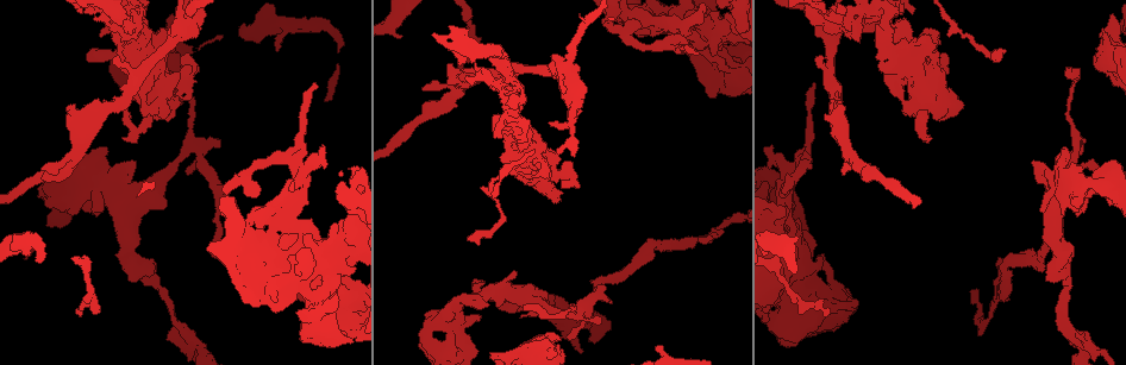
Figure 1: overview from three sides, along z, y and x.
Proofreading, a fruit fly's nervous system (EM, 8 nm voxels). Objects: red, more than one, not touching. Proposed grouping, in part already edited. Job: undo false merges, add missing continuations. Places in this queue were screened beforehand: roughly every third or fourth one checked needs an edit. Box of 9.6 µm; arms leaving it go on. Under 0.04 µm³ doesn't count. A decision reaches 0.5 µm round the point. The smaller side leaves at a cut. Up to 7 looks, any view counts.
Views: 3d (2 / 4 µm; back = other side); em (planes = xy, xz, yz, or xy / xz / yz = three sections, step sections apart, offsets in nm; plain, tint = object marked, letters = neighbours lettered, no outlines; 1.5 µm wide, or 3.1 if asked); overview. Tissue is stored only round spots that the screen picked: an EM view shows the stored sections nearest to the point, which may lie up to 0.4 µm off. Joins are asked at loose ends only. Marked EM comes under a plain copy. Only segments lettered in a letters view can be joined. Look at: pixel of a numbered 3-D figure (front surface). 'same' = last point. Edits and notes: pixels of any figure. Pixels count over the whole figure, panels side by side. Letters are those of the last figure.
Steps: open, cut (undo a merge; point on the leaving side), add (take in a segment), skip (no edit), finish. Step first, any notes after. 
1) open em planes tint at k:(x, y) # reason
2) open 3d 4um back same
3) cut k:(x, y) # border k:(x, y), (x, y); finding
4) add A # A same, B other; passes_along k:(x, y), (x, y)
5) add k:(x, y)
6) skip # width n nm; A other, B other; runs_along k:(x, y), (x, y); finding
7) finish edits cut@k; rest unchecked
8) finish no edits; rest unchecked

open em xz step 4 letters at 1:(999, 259) # branch stops here

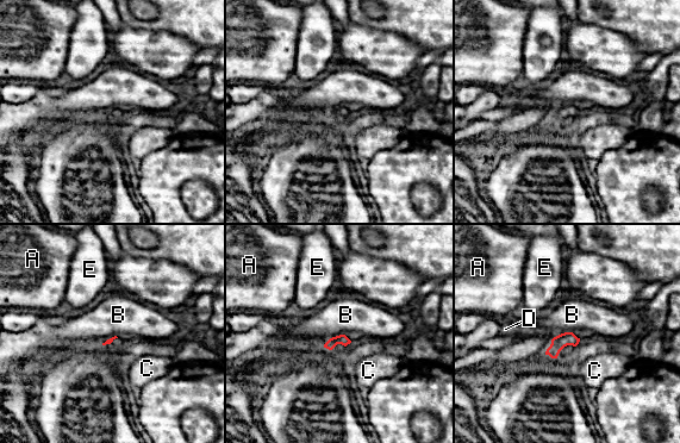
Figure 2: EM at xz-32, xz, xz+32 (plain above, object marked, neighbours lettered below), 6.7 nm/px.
open em planes letters same # cut it another way

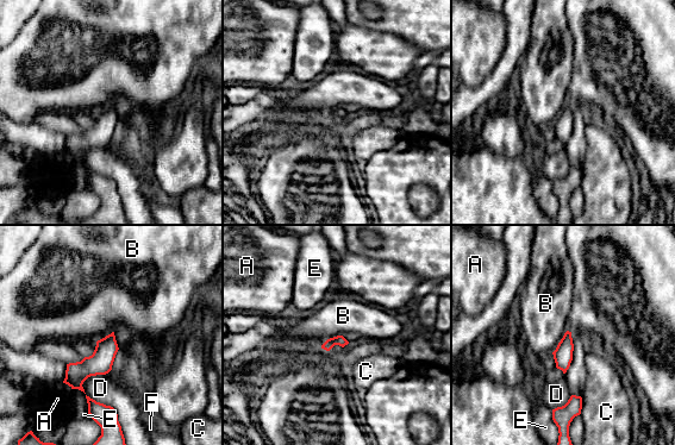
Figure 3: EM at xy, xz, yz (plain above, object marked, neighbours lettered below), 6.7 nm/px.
skip # width 70 nm; A other, B other, C other, D other, E other, F other; runs_along 3:(111, 337), (80, 376), (87, 398), (104, 411); none of them fits

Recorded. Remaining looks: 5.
open em yz step 4 tint at 1:(559, 153) # free end

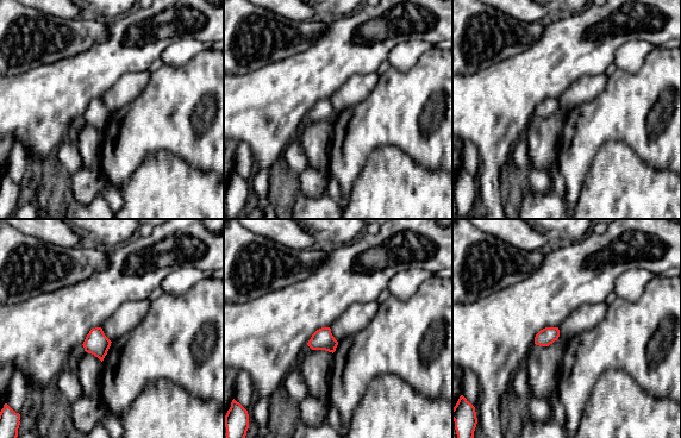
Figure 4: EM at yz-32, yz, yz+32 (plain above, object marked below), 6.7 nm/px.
open em yz step 4 letters same # see the neighbours

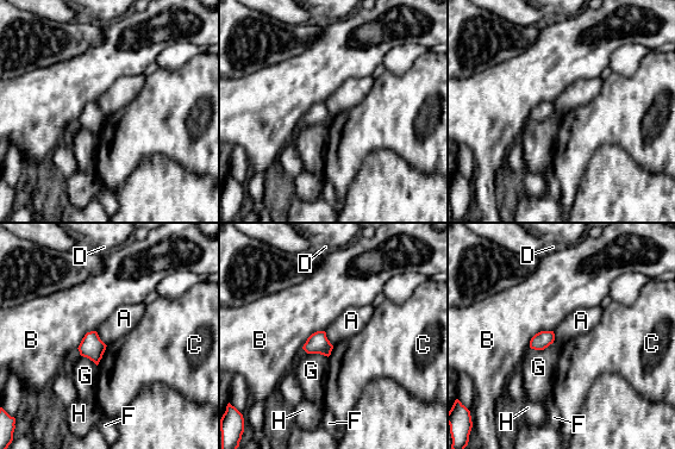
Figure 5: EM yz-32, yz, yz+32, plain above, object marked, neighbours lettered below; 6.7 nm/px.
skip # A other, B other, C other, D other, F other, G other, H other; none of them fits

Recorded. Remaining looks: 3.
open 3d 2um at 1:(728, 220) # abrupt turn

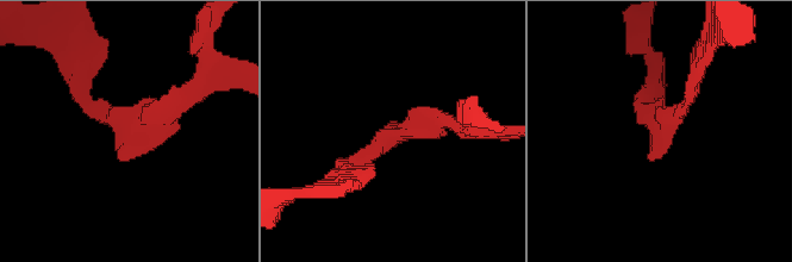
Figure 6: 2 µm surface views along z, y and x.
open em xy step 4 tint at 6:(127, 124)

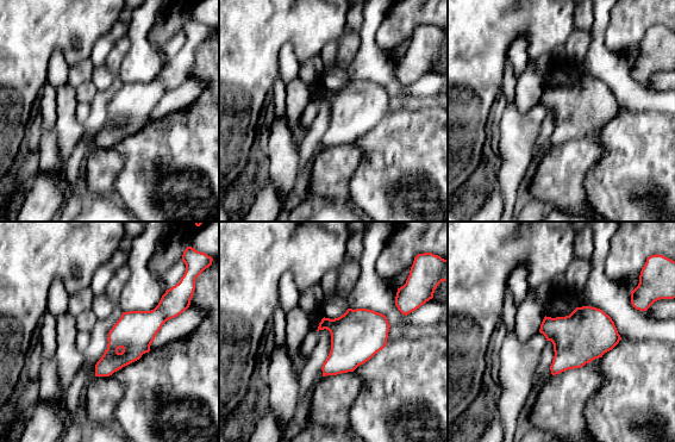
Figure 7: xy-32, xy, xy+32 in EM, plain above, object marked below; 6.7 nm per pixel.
open em planes letters same

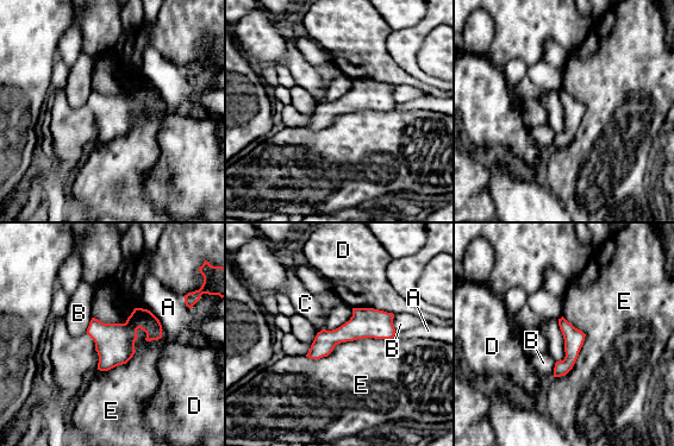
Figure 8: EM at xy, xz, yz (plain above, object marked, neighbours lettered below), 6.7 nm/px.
skip # A other, B other, C other, D other, E other; runs_along 8:(389, 315), (334, 337), (311, 355); all the same cell

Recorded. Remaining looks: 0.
finish no edits; rest unchecked

